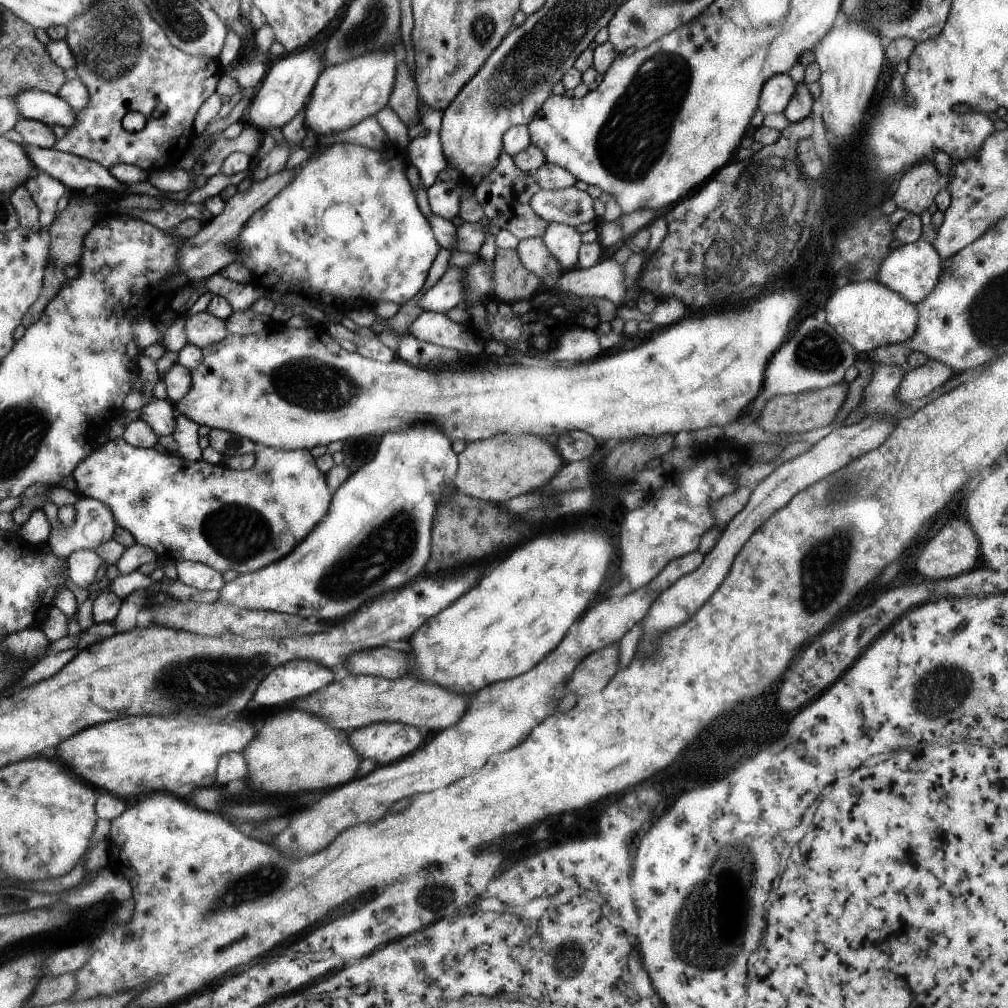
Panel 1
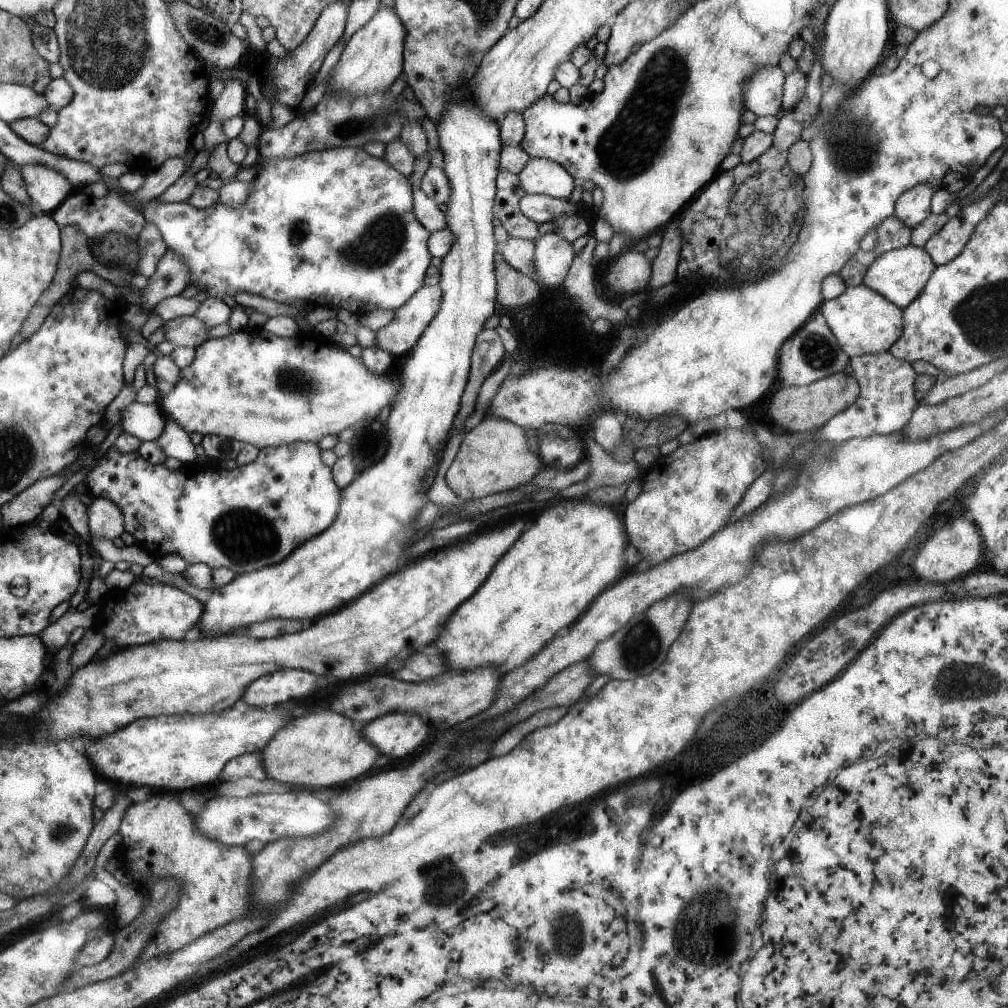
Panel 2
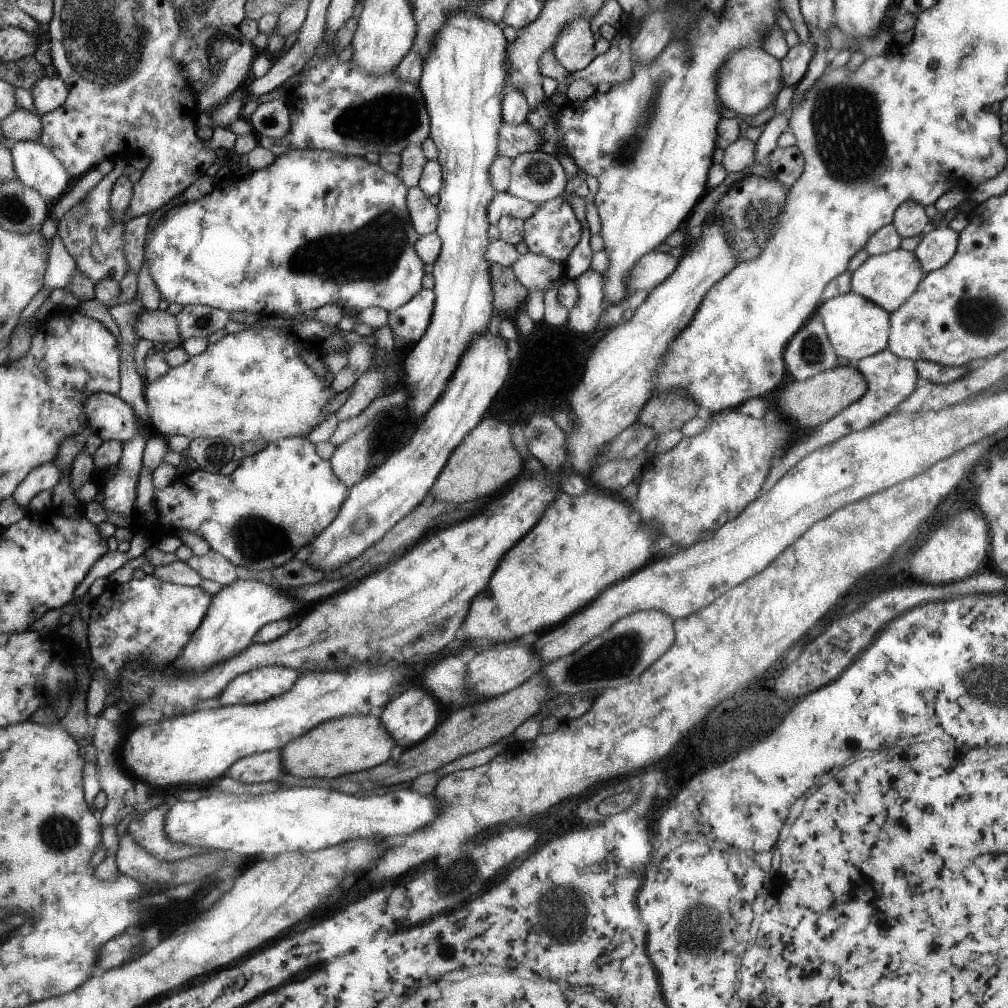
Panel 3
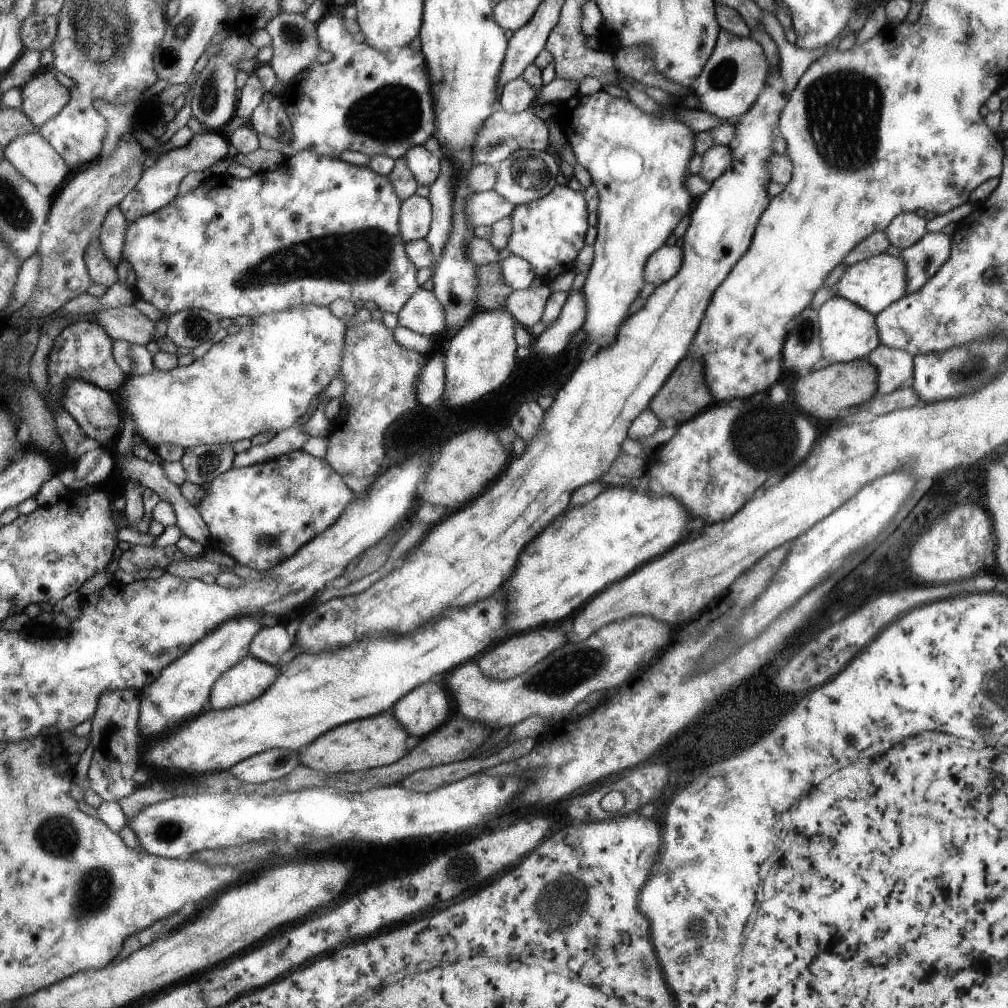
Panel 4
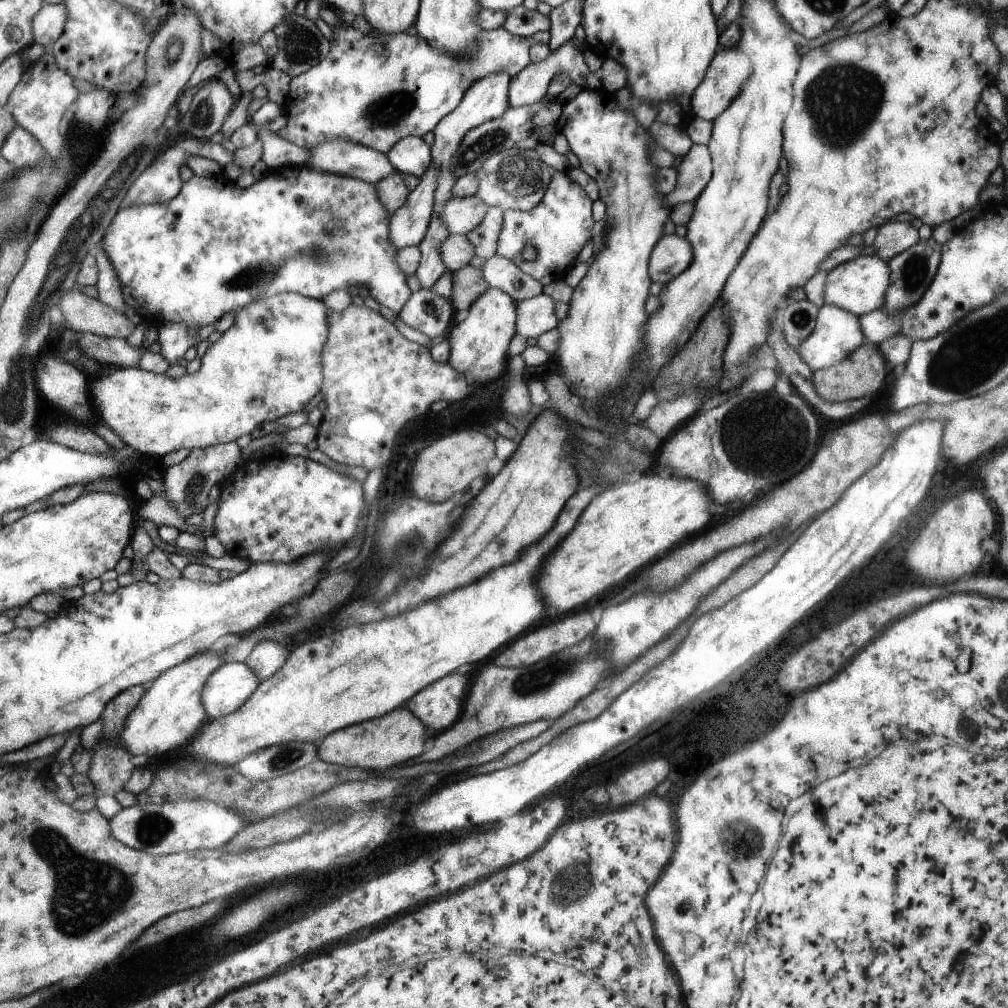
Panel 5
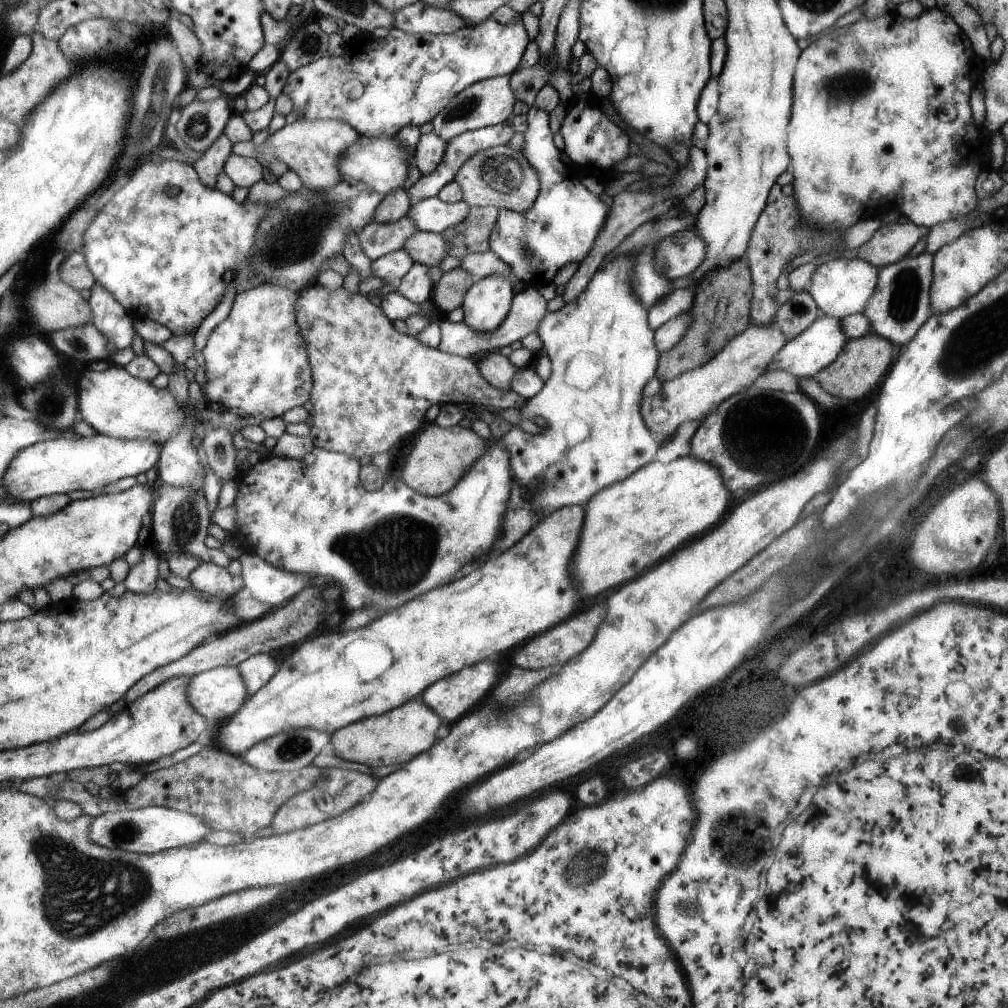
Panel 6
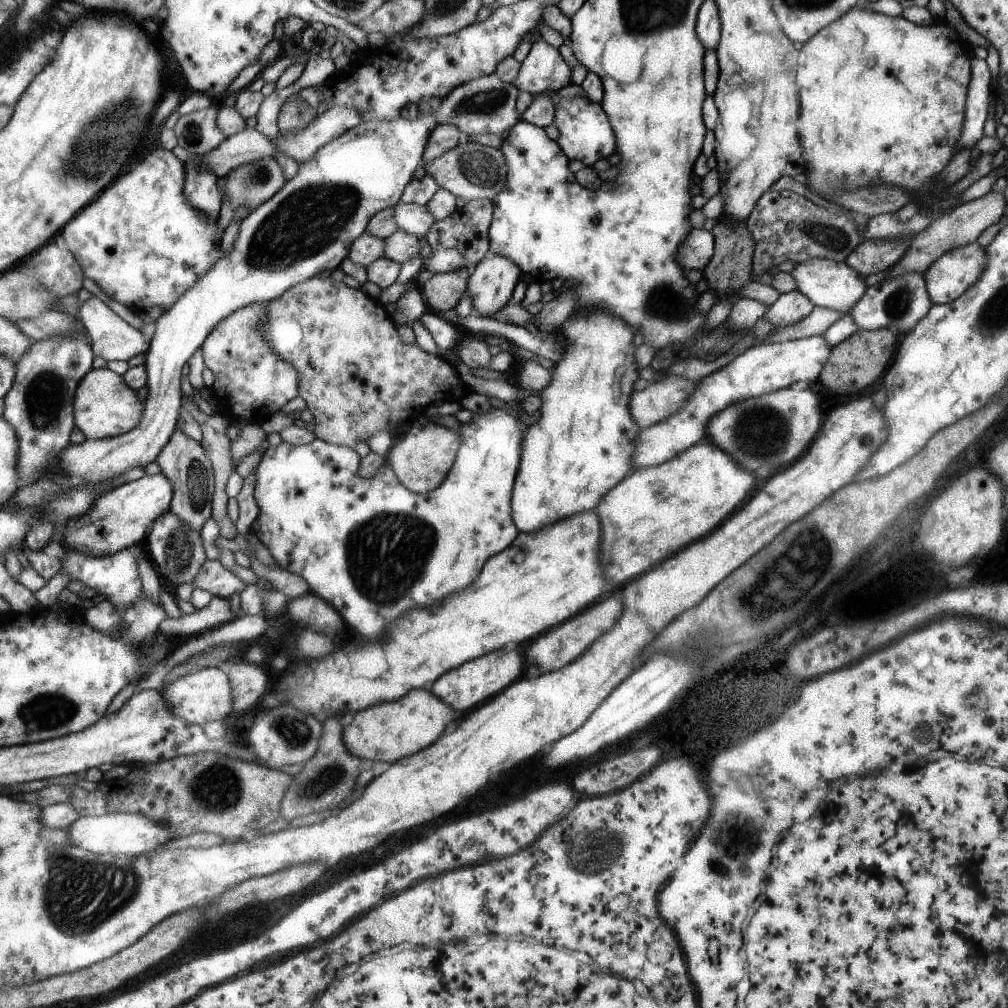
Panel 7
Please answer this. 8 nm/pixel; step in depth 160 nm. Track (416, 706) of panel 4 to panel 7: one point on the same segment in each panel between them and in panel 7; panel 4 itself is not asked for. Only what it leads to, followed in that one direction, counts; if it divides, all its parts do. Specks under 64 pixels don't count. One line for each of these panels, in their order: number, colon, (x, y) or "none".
5: (439, 706)
6: (448, 698)
7: (467, 686)

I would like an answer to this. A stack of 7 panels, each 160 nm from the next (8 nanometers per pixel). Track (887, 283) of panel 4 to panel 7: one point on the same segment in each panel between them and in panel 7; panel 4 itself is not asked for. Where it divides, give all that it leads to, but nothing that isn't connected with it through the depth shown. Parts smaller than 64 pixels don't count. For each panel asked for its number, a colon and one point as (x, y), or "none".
5: (859, 285)
6: (841, 287)
7: (834, 285)

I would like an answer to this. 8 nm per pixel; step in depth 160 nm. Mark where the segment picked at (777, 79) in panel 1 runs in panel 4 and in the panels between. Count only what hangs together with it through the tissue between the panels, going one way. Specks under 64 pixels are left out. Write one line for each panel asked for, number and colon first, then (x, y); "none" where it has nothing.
2: (761, 94)
3: (748, 81)
4: (732, 78)

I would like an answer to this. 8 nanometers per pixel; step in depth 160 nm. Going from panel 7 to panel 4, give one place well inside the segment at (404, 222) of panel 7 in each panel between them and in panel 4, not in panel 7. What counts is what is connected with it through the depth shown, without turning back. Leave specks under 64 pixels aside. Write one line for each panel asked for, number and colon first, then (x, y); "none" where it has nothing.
4: (484, 208)
5: (459, 214)
6: (430, 214)

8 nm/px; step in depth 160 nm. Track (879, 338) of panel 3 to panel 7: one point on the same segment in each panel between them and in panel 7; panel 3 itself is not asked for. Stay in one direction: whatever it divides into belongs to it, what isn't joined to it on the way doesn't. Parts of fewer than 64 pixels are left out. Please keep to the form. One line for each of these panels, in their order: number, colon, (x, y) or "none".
4: (846, 332)
5: (837, 333)
6: (820, 343)
7: (760, 369)

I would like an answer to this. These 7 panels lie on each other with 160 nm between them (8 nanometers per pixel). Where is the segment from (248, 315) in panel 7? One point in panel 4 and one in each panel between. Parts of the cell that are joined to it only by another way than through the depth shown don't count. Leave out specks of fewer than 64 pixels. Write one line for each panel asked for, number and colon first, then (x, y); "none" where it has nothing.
4: (263, 377)
5: (268, 363)
6: (257, 367)

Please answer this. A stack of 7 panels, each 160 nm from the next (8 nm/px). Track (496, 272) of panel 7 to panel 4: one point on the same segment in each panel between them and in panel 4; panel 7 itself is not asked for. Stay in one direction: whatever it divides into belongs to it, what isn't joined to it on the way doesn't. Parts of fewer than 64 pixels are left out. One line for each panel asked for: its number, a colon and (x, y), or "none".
4: (480, 355)
5: (477, 345)
6: (486, 304)

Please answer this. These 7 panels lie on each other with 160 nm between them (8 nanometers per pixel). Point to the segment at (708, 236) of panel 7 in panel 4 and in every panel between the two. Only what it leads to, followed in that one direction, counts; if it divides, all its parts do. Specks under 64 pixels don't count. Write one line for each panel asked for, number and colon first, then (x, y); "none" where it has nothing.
4: (664, 262)
5: (671, 255)
6: (678, 254)

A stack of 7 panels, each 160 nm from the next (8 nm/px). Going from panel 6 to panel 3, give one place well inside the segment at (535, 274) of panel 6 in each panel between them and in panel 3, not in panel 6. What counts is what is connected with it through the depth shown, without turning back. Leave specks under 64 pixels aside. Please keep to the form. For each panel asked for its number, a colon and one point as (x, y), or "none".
3: (552, 230)
4: (548, 233)
5: (560, 223)

